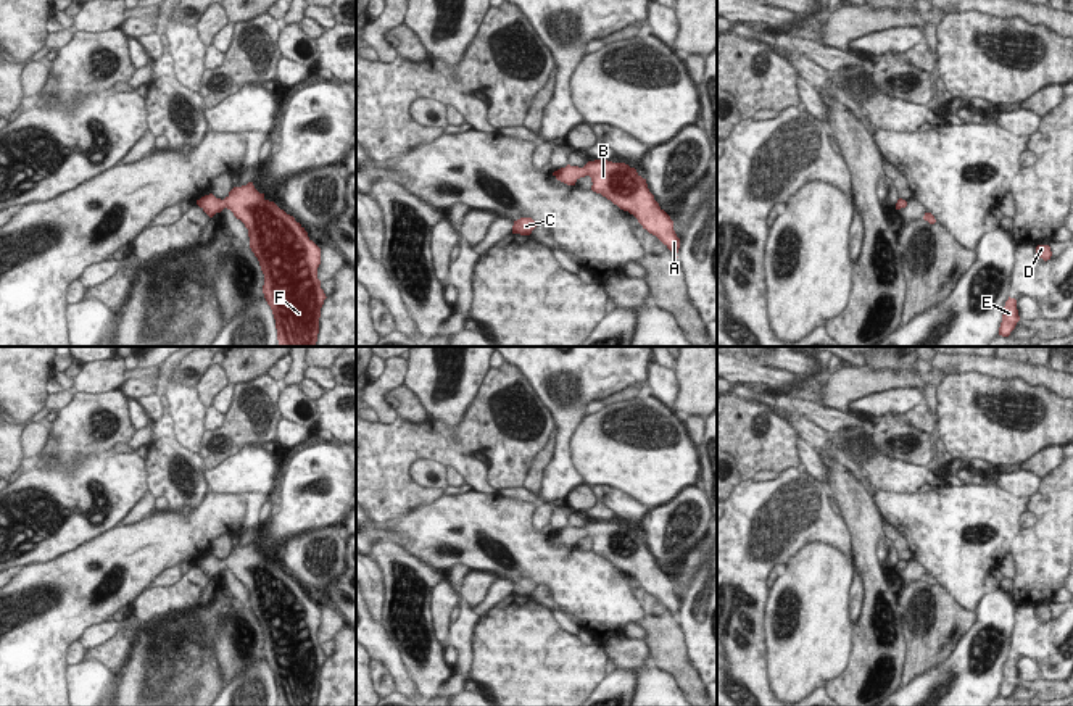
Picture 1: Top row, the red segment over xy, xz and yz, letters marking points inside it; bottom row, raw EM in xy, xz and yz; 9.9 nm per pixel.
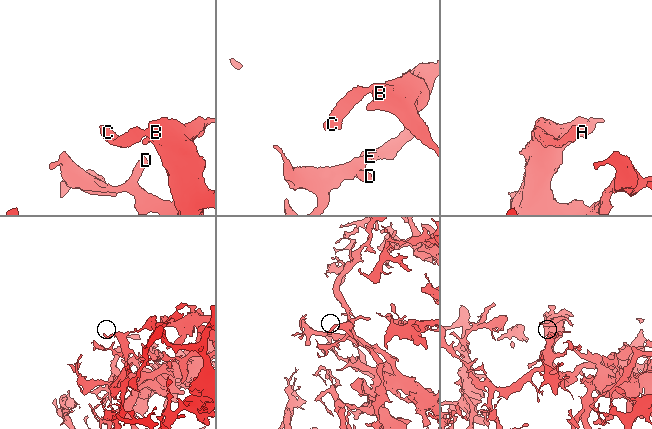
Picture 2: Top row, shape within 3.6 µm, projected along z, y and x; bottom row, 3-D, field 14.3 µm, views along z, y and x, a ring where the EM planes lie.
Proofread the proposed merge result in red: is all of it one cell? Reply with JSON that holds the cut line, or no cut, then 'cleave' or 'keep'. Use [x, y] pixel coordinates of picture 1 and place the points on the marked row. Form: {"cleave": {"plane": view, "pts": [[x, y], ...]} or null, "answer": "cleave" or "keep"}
{"cleave": null, "answer": "keep"}

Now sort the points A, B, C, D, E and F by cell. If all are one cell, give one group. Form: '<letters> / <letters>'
A B C D E F

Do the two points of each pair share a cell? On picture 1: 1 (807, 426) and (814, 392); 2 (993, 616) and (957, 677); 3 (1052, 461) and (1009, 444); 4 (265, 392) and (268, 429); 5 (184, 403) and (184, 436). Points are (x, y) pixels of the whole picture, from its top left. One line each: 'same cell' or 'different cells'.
1: different cells
2: same cell
3: different cells
4: same cell
5: same cell

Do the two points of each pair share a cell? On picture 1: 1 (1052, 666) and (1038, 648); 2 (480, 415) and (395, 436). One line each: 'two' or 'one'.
1: one
2: one

